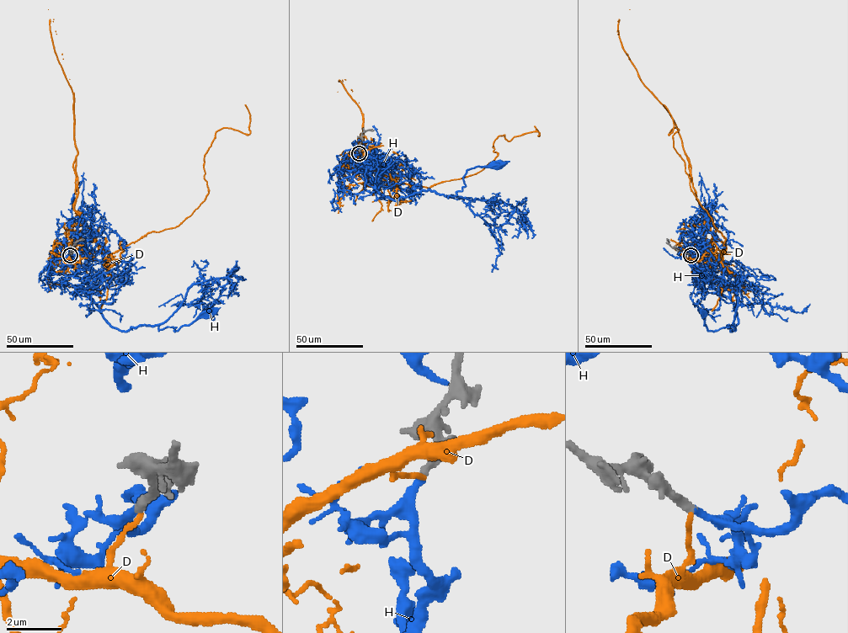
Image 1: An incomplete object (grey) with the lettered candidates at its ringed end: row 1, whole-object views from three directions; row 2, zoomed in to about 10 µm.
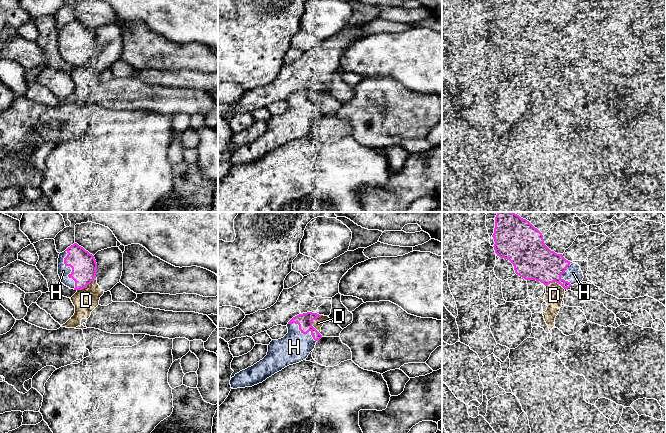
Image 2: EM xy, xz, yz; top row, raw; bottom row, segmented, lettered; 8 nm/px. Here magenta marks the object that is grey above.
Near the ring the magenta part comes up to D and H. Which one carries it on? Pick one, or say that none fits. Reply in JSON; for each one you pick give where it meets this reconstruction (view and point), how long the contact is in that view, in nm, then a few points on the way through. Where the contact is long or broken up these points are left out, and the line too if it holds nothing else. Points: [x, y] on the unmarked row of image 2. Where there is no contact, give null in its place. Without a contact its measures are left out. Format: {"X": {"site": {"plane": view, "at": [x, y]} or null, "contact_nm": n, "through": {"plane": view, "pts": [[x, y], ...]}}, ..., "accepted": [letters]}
{"H": {"site": {"plane": "xy", "at": [72, 45]}, "contact_nm": 320}, "accepted": ["H"]}

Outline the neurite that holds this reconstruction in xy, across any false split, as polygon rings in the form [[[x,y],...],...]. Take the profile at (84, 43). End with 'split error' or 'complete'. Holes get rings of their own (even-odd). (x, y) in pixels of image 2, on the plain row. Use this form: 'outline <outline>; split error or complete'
outline [[[74,19],[59,30],[58,51],[70,65],[82,66],[96,54],[97,39],[92,30]]]; split error

